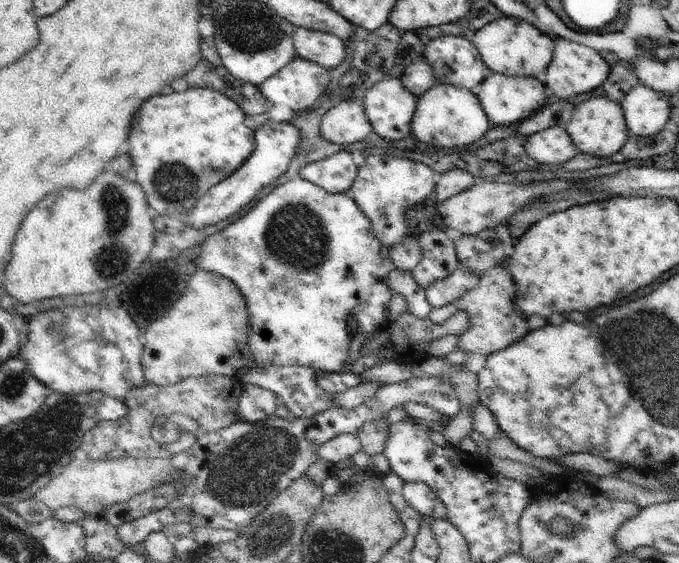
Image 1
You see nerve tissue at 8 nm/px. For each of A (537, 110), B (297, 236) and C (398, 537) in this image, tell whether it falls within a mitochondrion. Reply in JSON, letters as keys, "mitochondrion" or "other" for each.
{"A":"other","B":"mitochondrion","C":"other"}

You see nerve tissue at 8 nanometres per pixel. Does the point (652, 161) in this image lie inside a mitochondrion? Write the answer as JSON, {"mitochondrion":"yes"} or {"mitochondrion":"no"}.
{"mitochondrion":"no"}

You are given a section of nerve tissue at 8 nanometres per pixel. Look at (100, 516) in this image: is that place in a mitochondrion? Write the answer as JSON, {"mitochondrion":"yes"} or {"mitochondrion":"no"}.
{"mitochondrion":"no"}

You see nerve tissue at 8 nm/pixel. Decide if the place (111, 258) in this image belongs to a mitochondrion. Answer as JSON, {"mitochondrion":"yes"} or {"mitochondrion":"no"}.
{"mitochondrion":"yes"}

